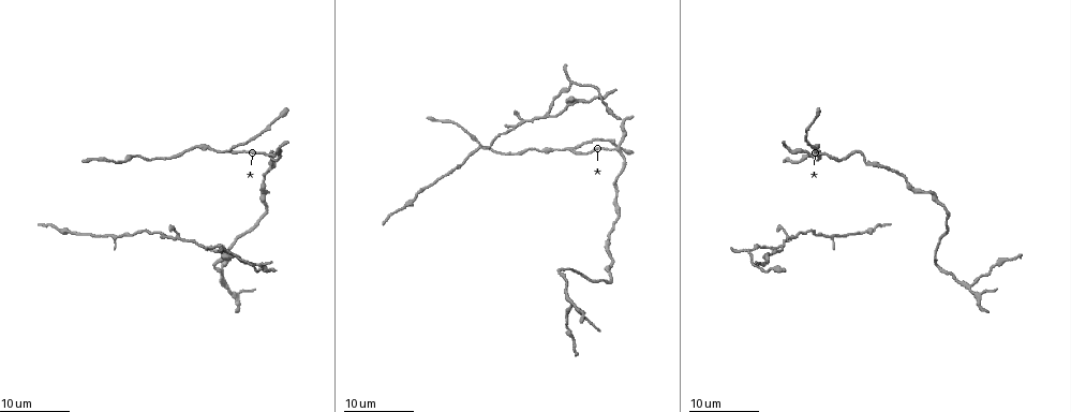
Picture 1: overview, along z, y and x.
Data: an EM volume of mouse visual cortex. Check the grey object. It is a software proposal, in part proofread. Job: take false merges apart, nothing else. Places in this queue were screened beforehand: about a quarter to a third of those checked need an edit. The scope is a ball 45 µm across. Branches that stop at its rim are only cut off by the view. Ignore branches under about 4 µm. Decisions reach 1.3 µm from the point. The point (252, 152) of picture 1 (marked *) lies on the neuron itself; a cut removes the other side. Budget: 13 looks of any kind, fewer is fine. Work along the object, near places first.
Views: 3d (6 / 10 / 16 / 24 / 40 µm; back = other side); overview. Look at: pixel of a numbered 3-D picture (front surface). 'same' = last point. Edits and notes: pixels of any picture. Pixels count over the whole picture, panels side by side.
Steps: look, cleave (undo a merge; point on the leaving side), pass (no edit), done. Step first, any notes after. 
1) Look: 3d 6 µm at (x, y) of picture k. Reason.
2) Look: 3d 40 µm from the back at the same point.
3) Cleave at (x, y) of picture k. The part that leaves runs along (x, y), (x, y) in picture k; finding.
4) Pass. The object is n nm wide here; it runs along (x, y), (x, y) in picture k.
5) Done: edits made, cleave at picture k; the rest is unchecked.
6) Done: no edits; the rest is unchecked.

Look: 3d 16 µm at (540, 151) of picture 1. Thick turns thin.

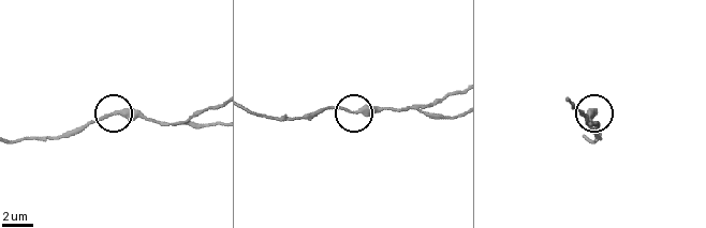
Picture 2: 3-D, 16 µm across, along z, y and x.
Look: 3d 10 µm at (110, 112) of picture 2.

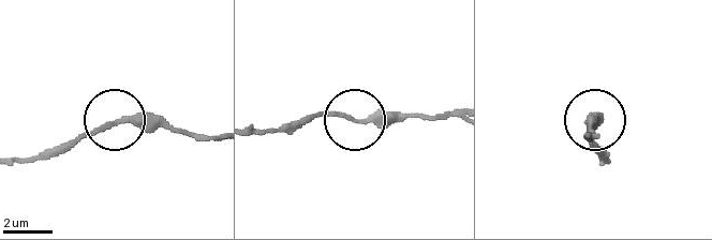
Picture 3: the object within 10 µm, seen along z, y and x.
Look: 3d 10 µm from the back at (120, 122) of picture 3.

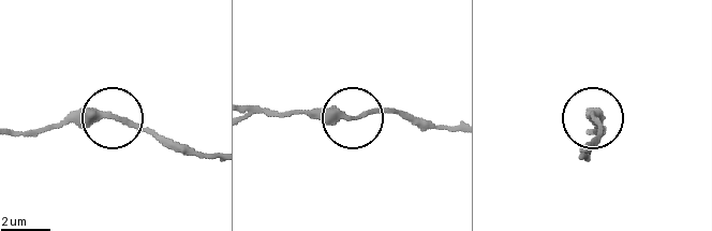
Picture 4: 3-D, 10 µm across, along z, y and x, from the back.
Pass. It runs along (11, 131), (121, 119), (168, 147) in picture 4; one neuron here.

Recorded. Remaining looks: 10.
Look: 3d 16 µm at (570, 148) of picture 1. Arms part here.

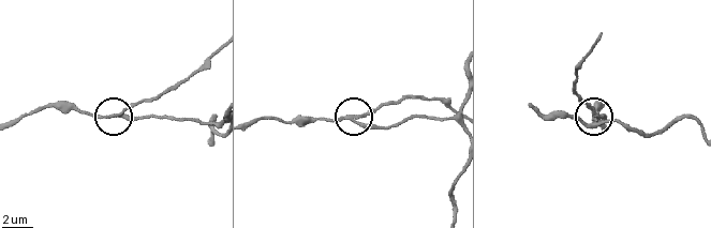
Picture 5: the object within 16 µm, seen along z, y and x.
Look: 3d 10 µm at (357, 115) of picture 5.

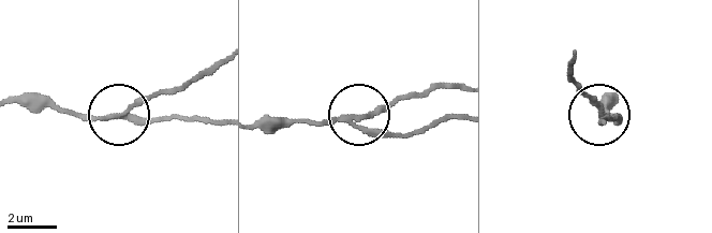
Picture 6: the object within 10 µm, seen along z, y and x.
Look: 3d 6 µm at (361, 119) of picture 6.

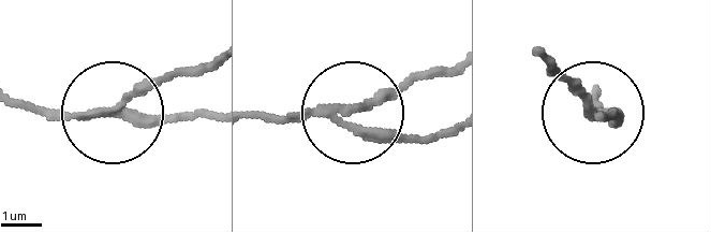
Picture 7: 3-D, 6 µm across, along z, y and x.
Cleave at (139, 95) of picture 7. The side arm is 11 µm long; the part that leaves runs along (84, 112), (121, 109), (213, 68) in picture 7; a second neuron is stuck on.

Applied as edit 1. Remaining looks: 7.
Look: overview. See it whole again.

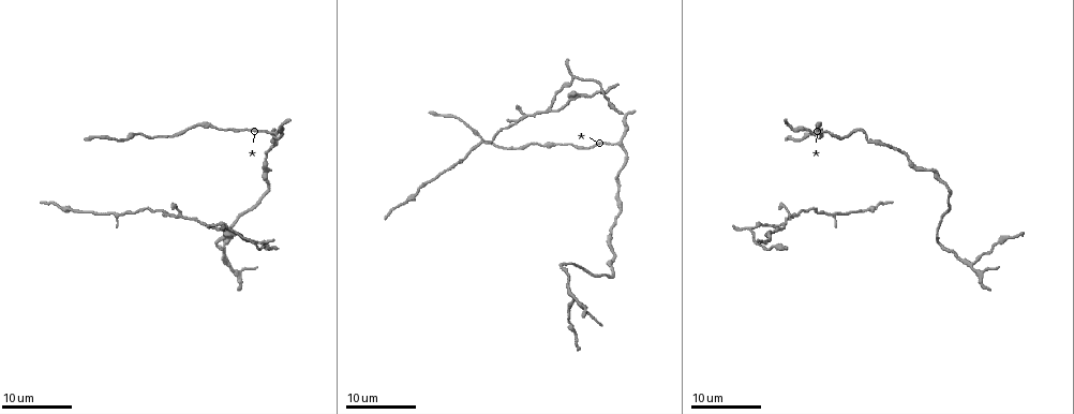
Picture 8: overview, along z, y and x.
Look: 3d 16 µm at (612, 246) of picture 8. Calibre changes.

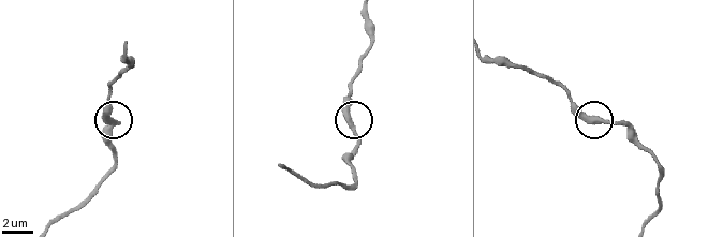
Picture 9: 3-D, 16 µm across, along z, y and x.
Look: 3d 10 µm at (349, 125) of picture 9.

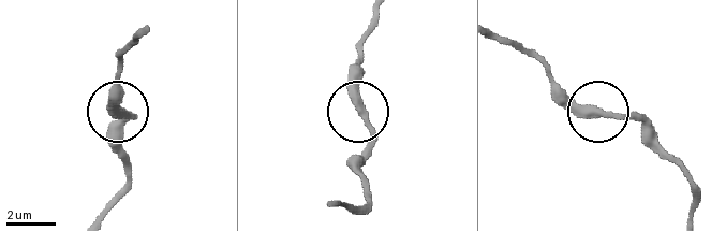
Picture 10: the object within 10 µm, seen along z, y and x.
Pass. It runs along (499, 37), (530, 52), (578, 104), (622, 119), (650, 119) in picture 10; continuous, no second neuron.

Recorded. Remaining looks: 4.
Look: 3d 24 µm at (619, 142) of picture 8. Three arms meet.

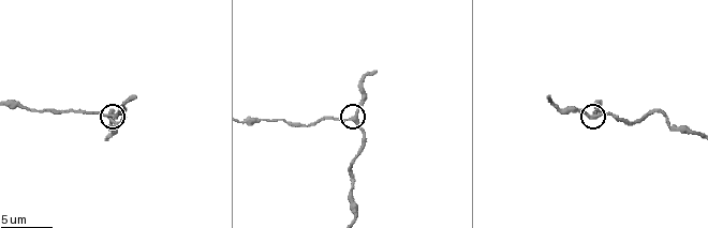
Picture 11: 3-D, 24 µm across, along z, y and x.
Look: 3d 6 µm at (114, 115) of picture 11. Closer look.

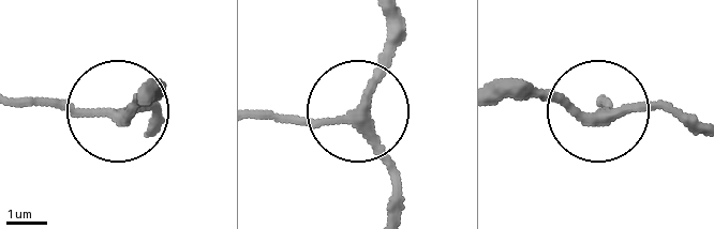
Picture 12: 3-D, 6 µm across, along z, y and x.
Look: 3d 6 µm from the back at (122, 118) of picture 12. Other side.

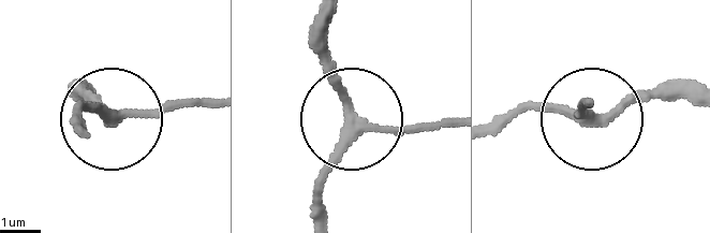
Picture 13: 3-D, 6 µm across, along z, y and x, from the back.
Pass. 3 arms meet here; it runs along (583, 103), (588, 116), (604, 119), (686, 92) in picture 13; continuous, no second neuron.

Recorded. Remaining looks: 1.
Done: edits made, cleave at picture 7; the rest is unchecked.

